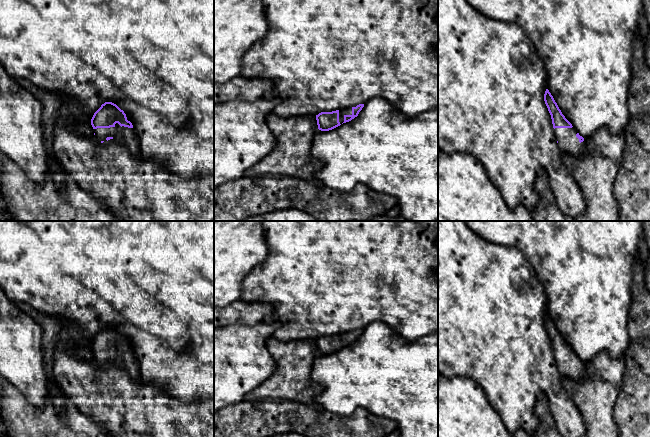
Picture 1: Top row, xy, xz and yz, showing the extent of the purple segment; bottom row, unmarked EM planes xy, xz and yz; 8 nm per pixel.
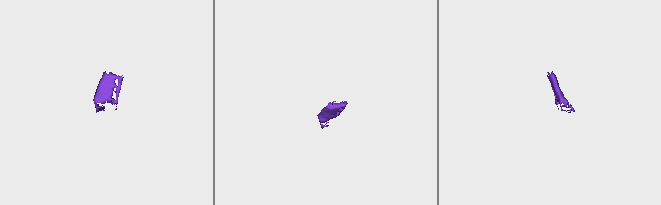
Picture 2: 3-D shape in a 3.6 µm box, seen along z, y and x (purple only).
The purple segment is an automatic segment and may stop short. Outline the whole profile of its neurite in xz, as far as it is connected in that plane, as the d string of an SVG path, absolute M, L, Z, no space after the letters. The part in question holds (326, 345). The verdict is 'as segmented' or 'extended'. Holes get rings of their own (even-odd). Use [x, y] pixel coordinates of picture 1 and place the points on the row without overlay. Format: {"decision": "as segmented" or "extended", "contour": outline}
{"decision": "extended", "contour": "M359 328L352 332L332 336L321 336L316 339L318 353L321 355L329 355L343 347L349 346L358 340L363 331L364 328Z"}

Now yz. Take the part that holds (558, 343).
{"decision": "extended", "contour": "M548 313L545 315L544 325L551 339L557 367L562 377L575 380L581 378L585 373L584 362L576 356L572 348L562 338Z"}

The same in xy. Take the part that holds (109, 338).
{"decision": "extended", "contour": "M105 326L91 343L94 359L98 364L114 363L133 380L139 380L140 372L133 349L116 328Z"}

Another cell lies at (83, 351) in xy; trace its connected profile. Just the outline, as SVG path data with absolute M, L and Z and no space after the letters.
M67 341L67 345L70 353L80 359L92 361L94 358L93 351L89 344Z

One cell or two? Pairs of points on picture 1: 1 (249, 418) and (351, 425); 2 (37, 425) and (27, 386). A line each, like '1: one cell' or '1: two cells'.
1: one cell
2: two cells

